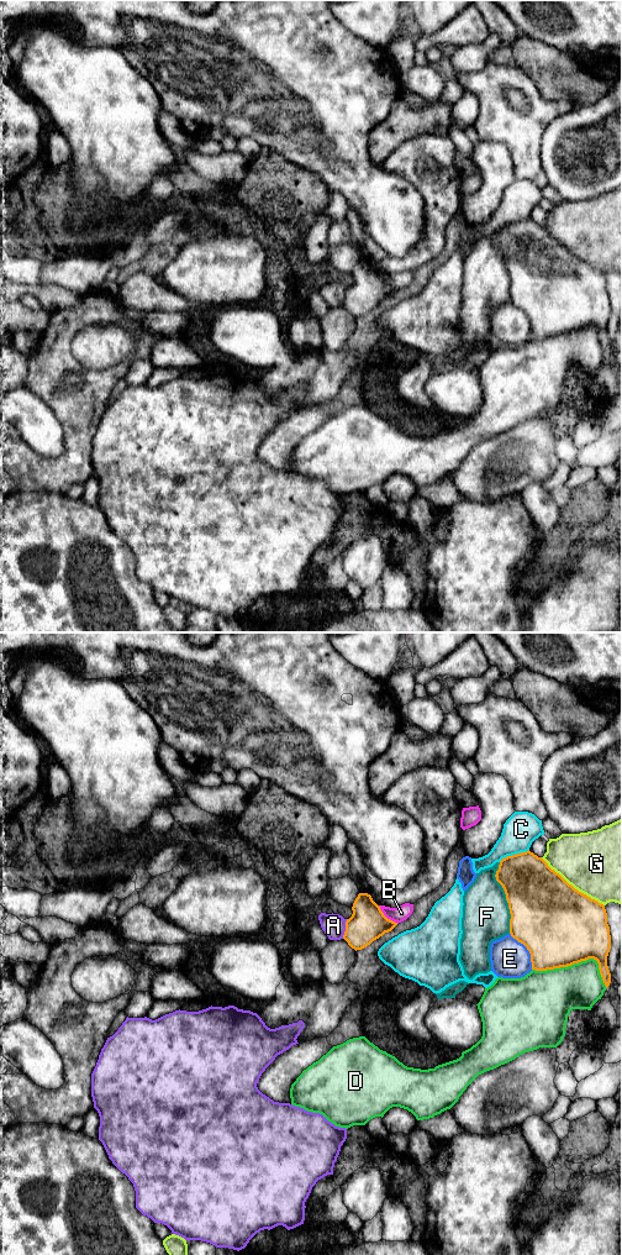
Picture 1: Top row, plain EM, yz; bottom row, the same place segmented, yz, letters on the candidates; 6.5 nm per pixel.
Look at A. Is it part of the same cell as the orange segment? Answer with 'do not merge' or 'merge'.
do not merge

